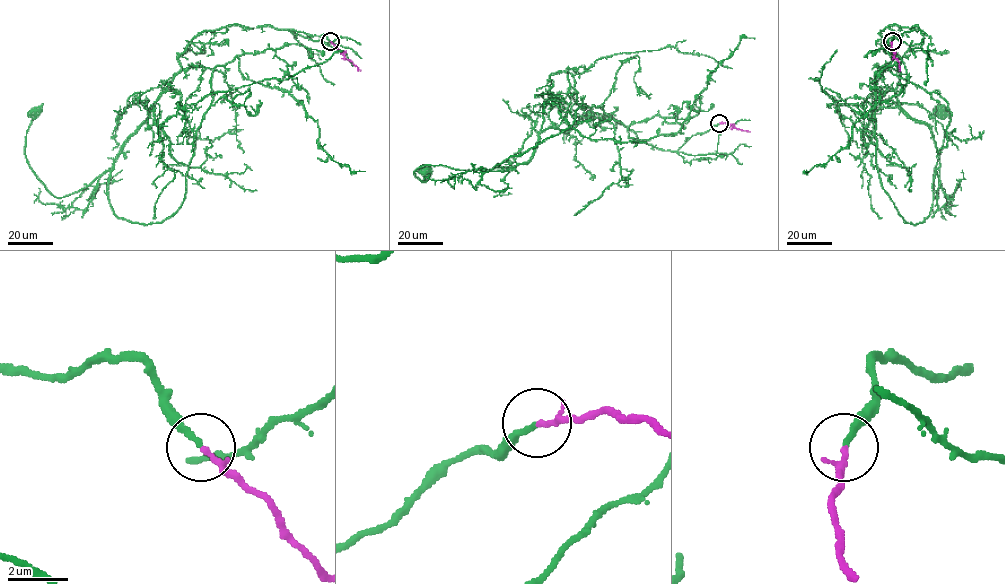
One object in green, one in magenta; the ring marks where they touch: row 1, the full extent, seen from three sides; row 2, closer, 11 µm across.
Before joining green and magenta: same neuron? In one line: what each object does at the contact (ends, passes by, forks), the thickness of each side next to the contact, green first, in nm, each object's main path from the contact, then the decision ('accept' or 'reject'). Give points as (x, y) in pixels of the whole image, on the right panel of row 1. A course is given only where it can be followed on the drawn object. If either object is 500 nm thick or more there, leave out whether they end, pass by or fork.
green ends | magenta passes by | 180/130 nm | green via (892, 41), (919, 29), (880, 35), (901, 60), (898, 104), (936, 145), (936, 197), (949, 121), (940, 112) | magenta via (892, 41), (891, 50), (900, 70) | accept

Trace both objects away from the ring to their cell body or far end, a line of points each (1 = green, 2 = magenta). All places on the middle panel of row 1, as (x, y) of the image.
1: (719, 123), (664, 151), (586, 112), (568, 132), (544, 129), (534, 155), (508, 170), (425, 172)
2: (719, 123), (728, 123), (750, 132)

